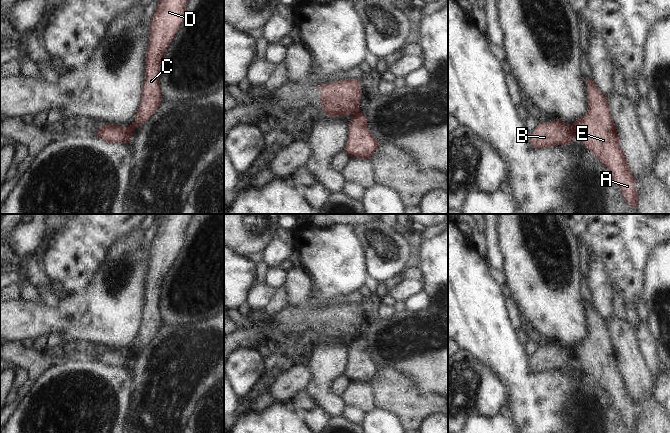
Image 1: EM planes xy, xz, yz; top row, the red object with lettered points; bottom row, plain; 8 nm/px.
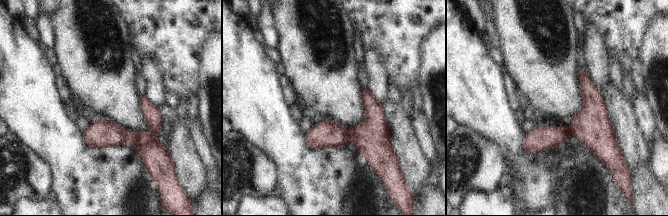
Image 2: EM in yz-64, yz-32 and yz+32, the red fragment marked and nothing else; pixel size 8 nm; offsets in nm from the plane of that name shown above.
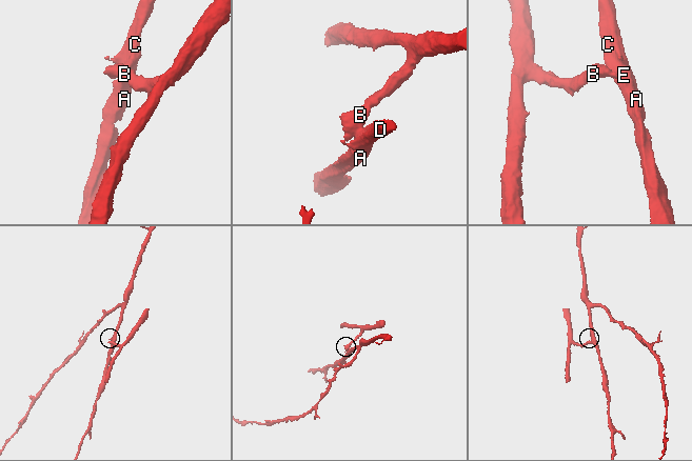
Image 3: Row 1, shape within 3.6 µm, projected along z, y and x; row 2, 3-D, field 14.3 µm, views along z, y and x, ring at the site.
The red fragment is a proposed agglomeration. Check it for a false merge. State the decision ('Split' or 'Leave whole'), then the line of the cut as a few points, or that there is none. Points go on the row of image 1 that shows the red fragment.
Split. Split along yz (570, 125), (575, 136)

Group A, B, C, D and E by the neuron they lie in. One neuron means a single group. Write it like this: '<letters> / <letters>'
A C D E / B

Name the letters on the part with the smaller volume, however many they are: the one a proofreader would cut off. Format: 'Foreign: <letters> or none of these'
Foreign: B

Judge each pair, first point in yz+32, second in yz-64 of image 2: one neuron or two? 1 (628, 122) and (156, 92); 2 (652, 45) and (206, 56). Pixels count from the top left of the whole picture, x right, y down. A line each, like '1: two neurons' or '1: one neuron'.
1: two neurons
2: one neuron

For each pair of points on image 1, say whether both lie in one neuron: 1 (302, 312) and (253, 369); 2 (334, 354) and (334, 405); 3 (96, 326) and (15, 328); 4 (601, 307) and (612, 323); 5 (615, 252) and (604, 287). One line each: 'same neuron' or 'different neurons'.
1: different neurons
2: same neuron
3: same neuron
4: different neurons
5: different neurons

